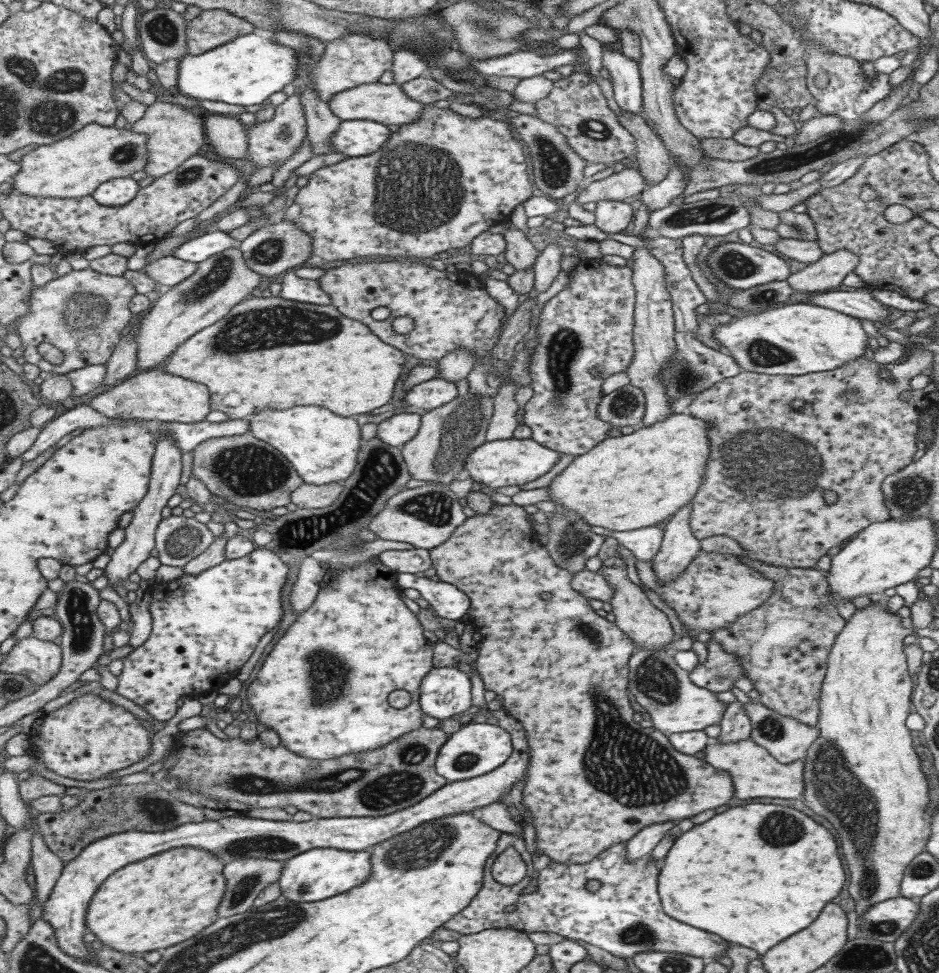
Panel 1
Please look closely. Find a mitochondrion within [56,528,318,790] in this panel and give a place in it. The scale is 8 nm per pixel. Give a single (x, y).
(77, 605)

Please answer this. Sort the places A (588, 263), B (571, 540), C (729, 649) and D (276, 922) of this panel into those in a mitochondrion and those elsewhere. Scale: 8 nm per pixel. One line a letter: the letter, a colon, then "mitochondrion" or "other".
A: other
B: mitochondrion
C: other
D: mitochondrion

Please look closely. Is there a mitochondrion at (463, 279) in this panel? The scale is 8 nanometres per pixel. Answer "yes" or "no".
no

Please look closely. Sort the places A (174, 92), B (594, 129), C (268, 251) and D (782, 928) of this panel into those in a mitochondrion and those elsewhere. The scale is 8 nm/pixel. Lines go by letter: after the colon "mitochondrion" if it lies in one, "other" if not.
A: other
B: mitochondrion
C: mitochondrion
D: other

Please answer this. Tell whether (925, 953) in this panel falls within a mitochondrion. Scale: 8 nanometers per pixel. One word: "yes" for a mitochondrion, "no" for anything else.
yes

